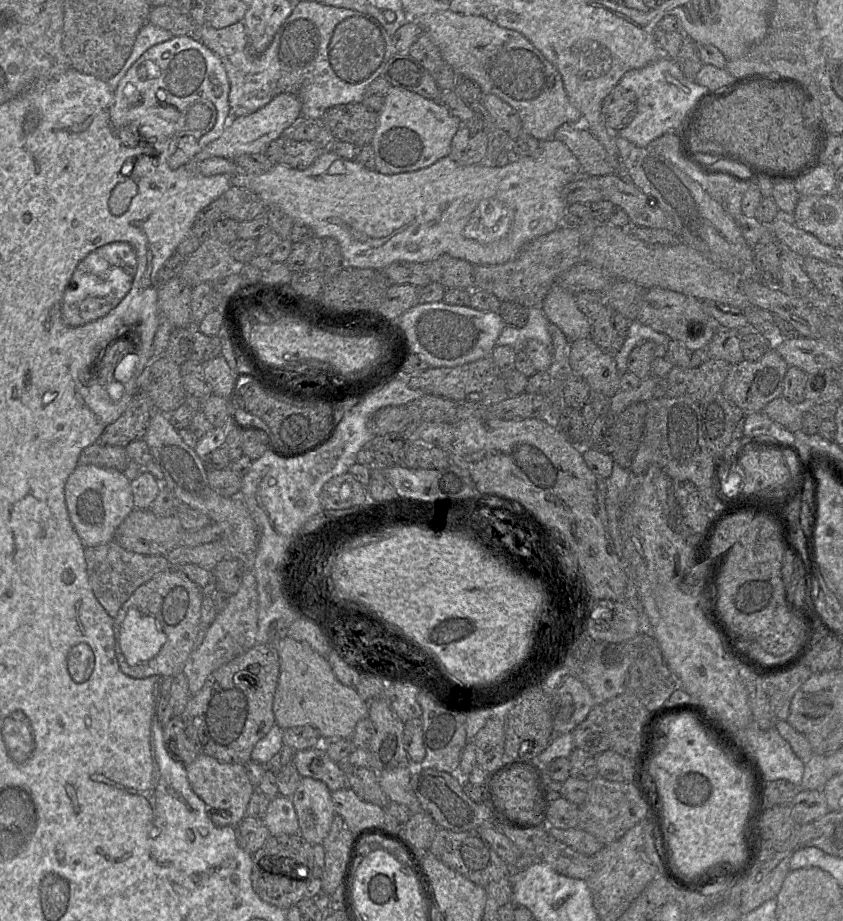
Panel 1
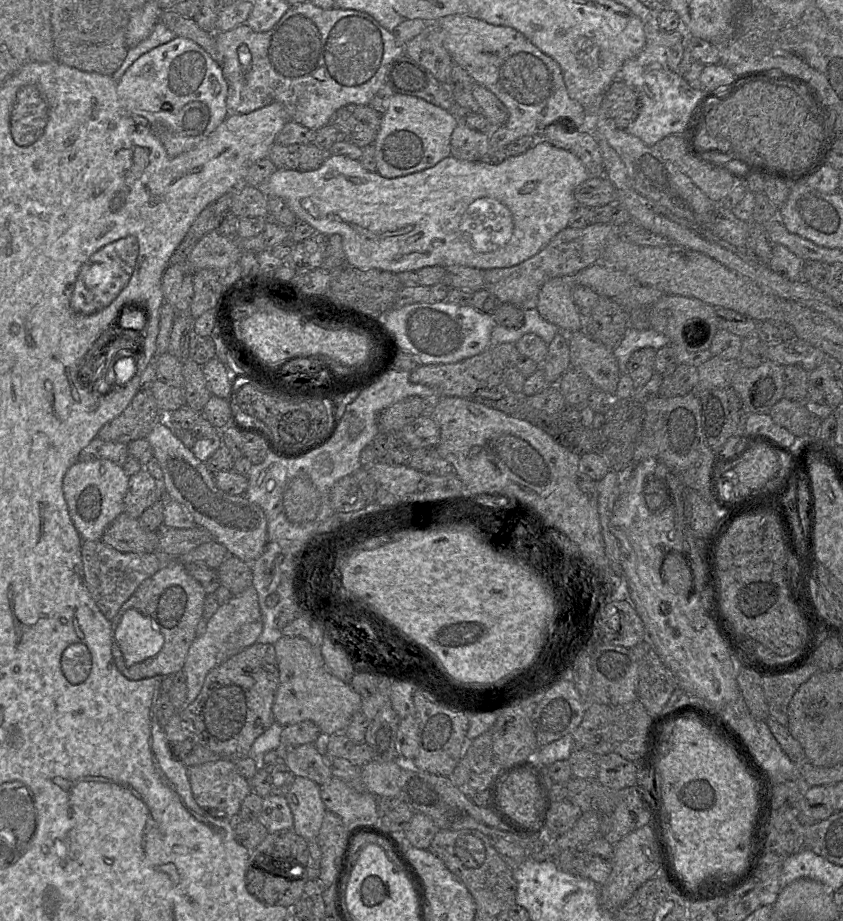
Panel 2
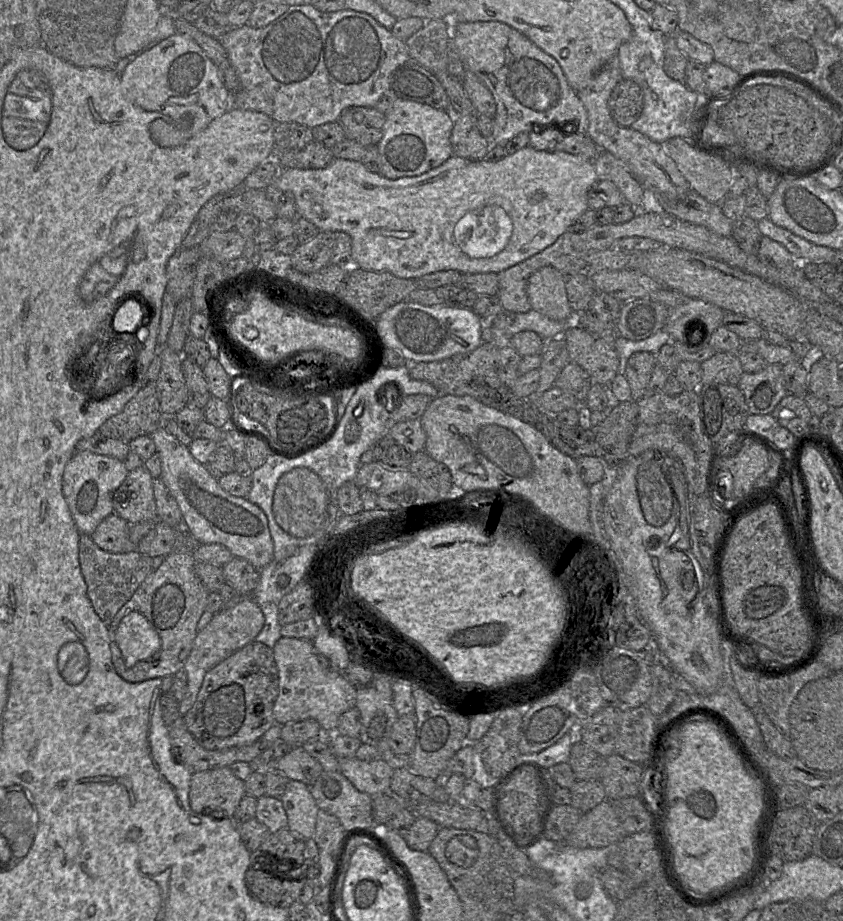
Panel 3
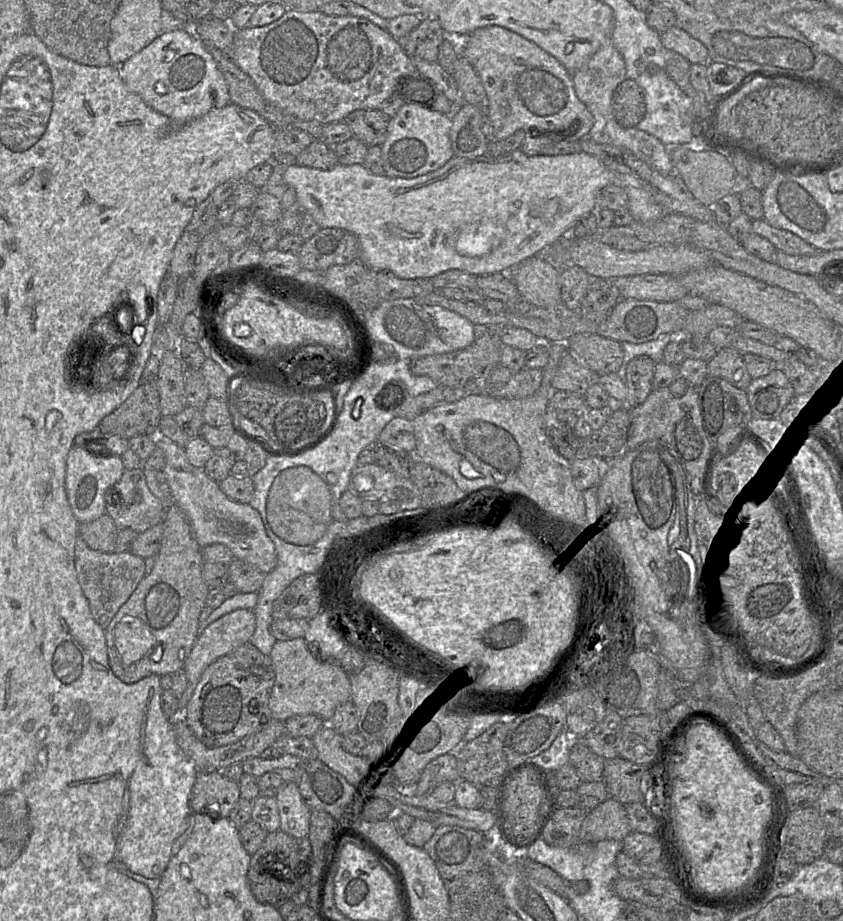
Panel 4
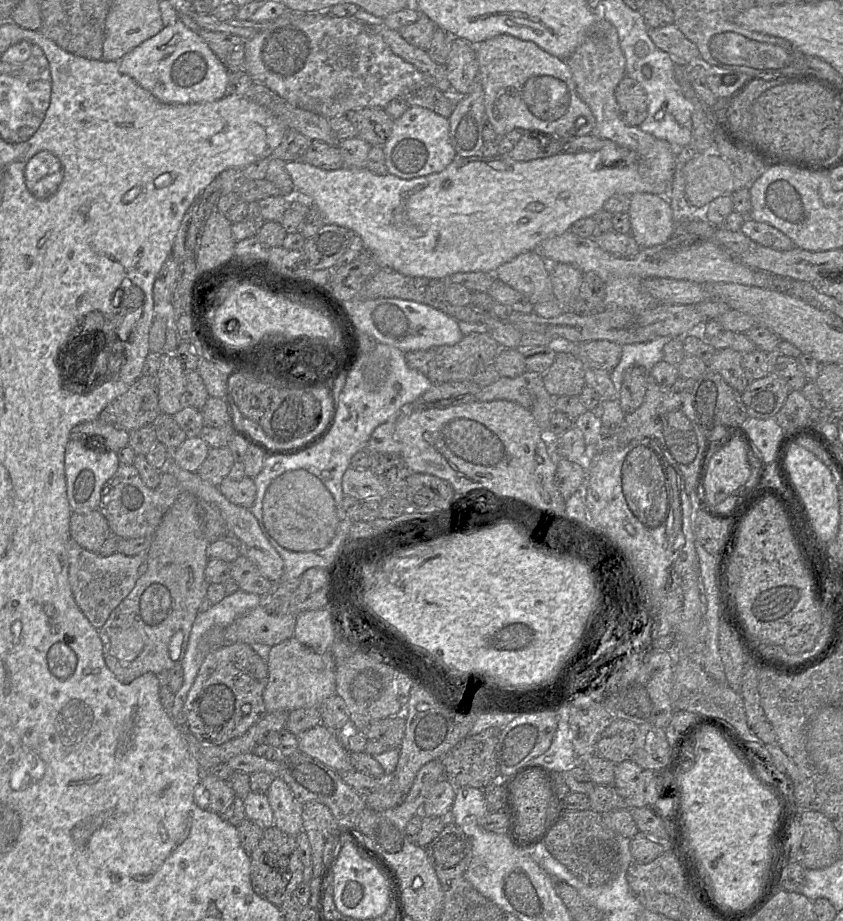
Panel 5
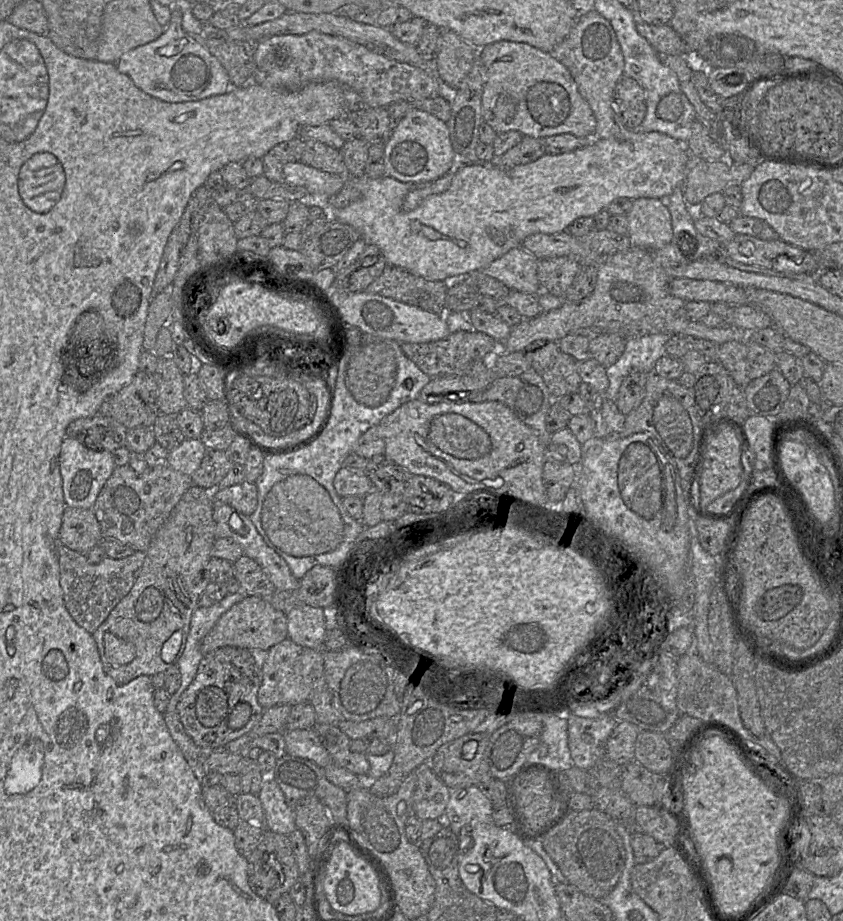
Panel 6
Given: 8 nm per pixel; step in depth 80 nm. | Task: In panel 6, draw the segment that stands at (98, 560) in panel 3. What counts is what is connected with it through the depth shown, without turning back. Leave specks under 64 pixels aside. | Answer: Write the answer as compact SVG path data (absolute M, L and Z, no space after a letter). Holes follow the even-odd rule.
M59 545L60 586L65 606L73 620L90 634L106 620L112 609L130 592L146 552L136 551L121 559L105 557L98 564L88 562L85 554Z

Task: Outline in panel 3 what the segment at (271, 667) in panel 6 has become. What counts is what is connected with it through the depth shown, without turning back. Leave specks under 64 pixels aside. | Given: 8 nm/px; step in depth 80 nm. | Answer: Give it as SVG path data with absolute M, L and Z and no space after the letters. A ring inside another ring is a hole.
M281 637L273 649L278 669L278 695L273 705L275 723L315 719L324 734L334 734L340 716L355 706L357 688L343 673L332 669L324 655L320 655L311 640Z

